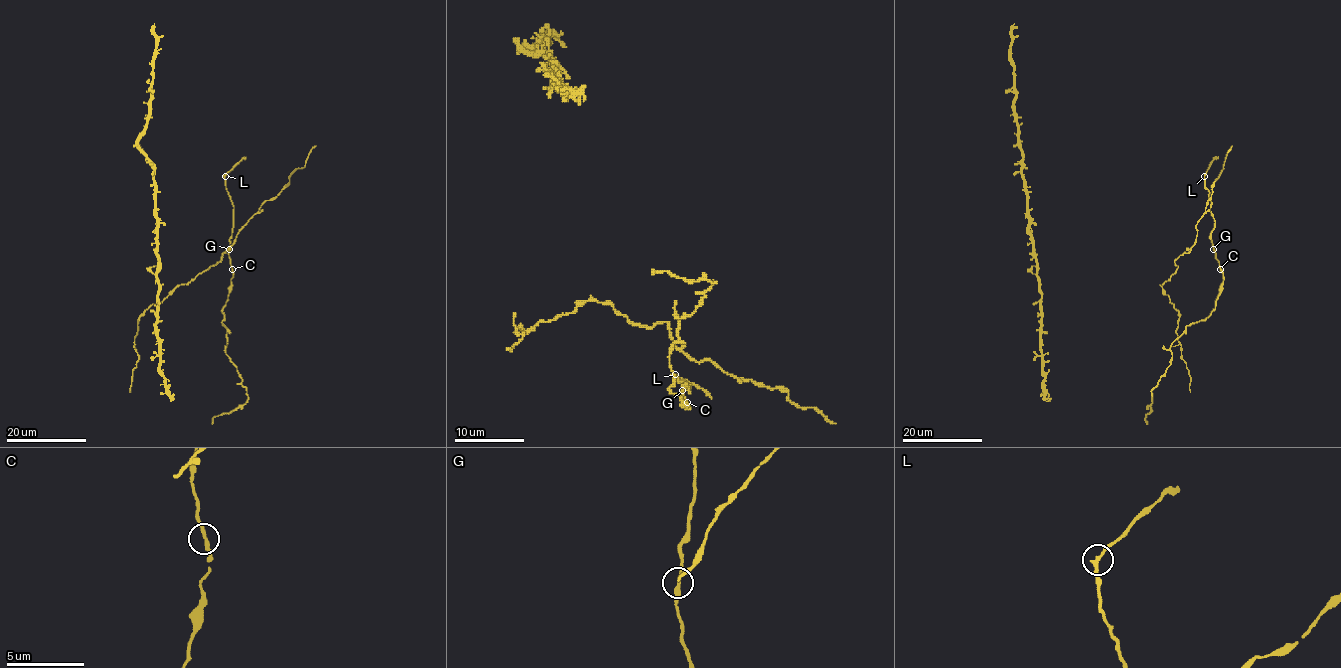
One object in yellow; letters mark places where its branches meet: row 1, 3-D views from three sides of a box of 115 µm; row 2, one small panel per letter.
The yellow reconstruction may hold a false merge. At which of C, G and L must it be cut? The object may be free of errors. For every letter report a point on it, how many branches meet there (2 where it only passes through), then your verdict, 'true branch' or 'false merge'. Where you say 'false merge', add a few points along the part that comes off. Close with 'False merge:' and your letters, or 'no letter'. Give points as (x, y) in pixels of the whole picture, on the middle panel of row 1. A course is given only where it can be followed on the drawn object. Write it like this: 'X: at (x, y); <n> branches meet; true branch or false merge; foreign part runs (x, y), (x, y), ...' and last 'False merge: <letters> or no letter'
C: at (687, 402); 2 branches meet; true branch
G: at (682, 390); 2 branches meet; true branch
L: at (675, 374); 2 branches meet; false merge; foreign part runs (674, 374), (697, 385), (711, 399)
False merge: L

